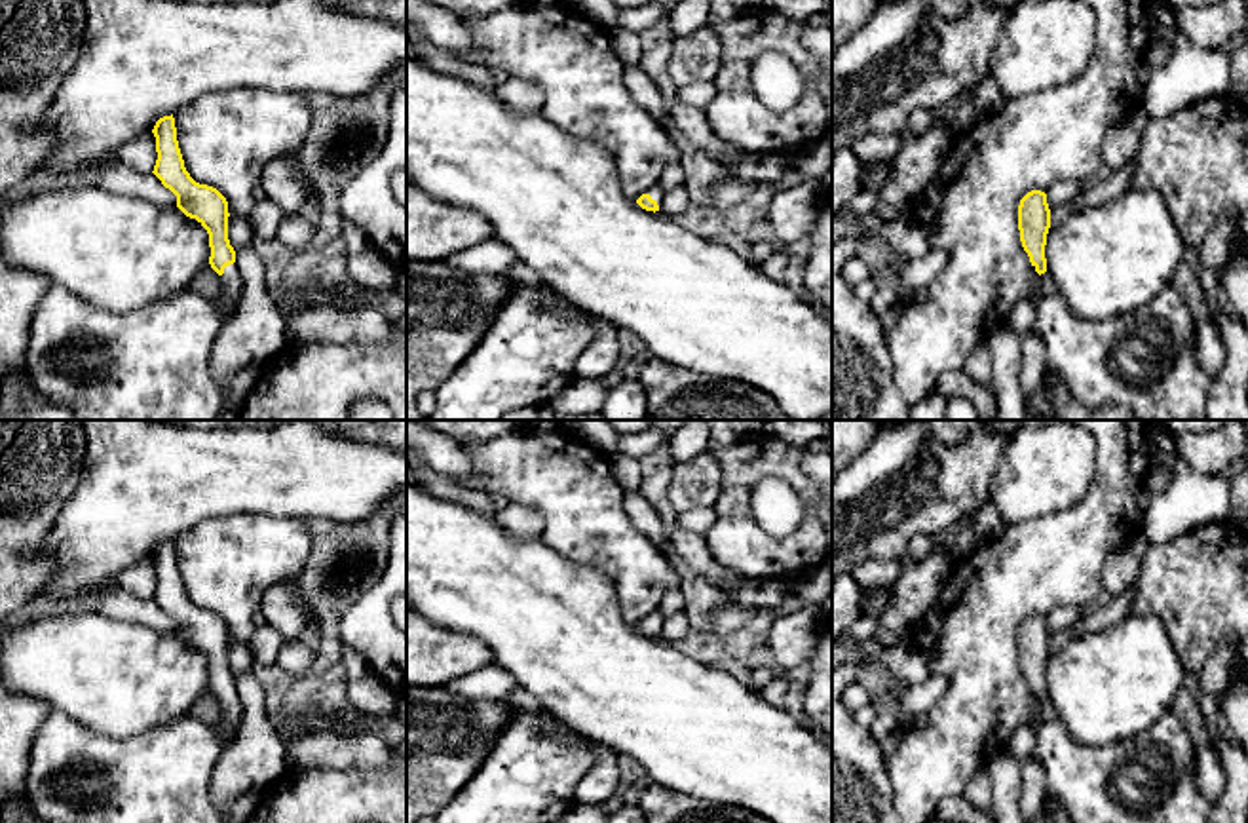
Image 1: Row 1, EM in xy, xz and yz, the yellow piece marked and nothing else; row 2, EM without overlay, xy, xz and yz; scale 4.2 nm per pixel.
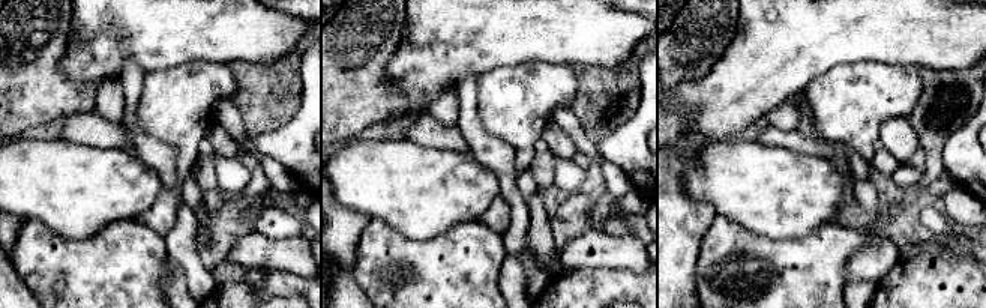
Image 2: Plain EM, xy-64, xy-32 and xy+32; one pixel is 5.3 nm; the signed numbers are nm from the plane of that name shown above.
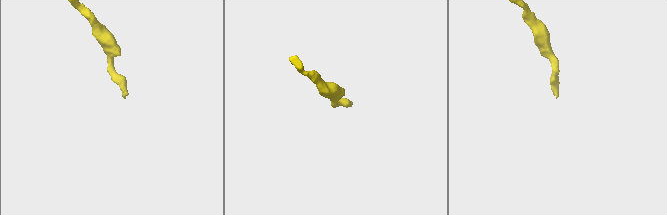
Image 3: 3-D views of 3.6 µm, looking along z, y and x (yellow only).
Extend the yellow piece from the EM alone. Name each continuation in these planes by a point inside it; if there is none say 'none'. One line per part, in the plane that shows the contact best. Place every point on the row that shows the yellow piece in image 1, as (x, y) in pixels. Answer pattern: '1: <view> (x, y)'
1: xy (230, 282)

